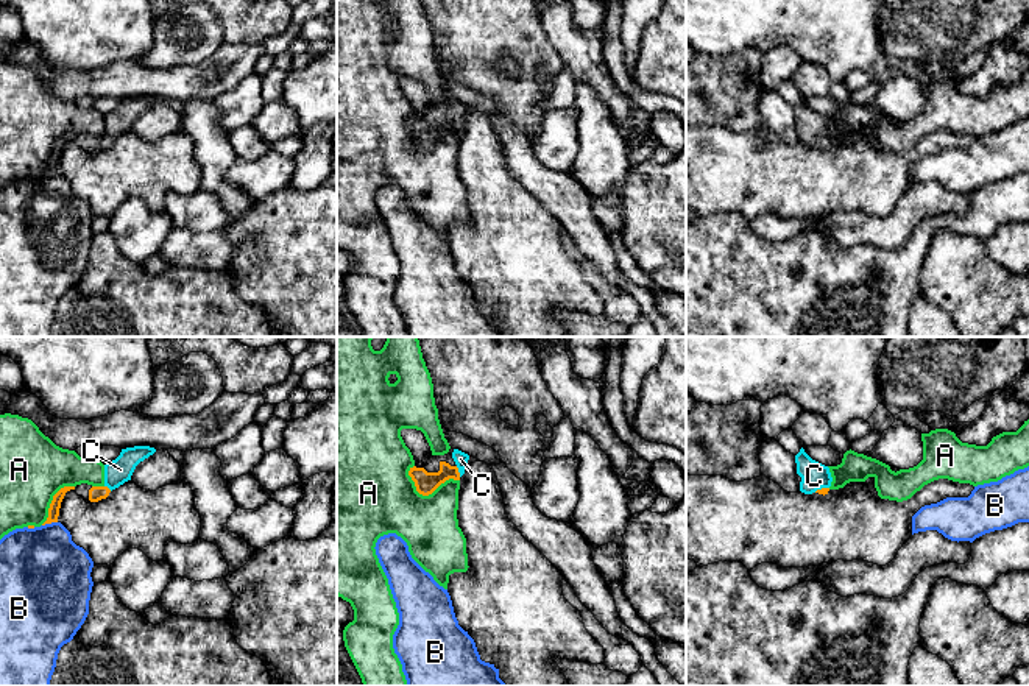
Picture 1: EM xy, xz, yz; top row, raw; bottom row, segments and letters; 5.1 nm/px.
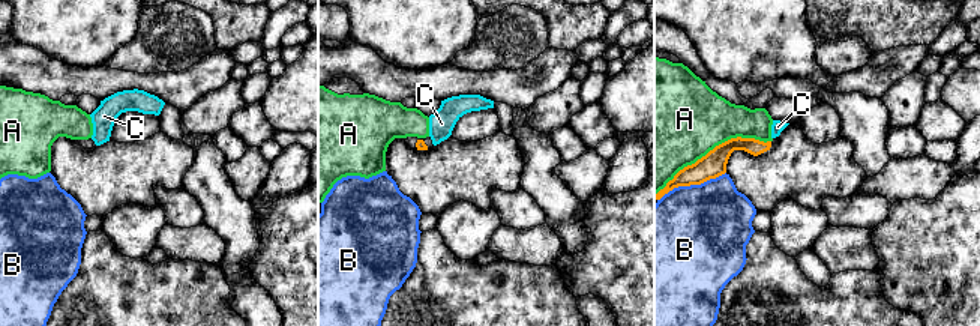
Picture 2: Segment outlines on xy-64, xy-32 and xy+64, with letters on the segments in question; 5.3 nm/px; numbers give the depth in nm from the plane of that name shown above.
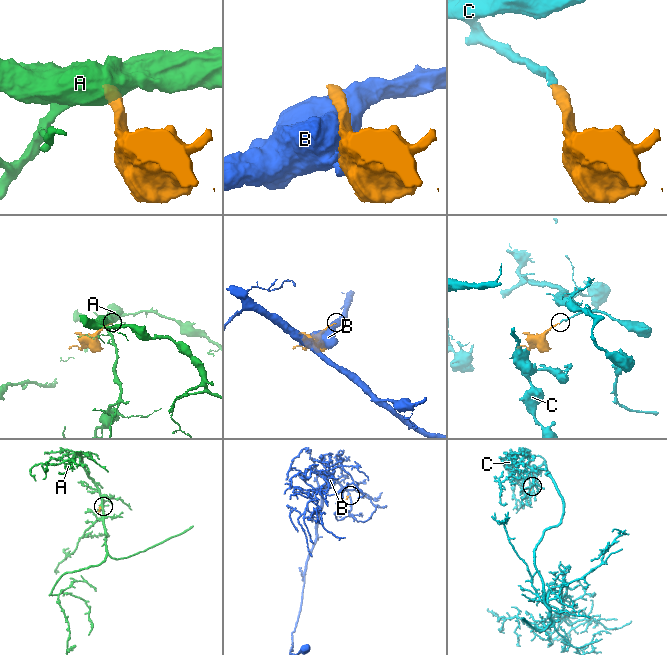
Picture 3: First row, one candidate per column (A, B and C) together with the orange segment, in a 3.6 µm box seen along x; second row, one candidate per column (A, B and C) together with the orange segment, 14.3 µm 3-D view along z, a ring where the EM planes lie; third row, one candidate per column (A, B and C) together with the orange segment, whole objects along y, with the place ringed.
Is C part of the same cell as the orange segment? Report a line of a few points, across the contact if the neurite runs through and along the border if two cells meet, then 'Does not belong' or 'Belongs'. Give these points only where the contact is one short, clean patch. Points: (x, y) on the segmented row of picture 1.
Line: xz (426, 482), (446, 471), (457, 471), (460, 459). Belongs

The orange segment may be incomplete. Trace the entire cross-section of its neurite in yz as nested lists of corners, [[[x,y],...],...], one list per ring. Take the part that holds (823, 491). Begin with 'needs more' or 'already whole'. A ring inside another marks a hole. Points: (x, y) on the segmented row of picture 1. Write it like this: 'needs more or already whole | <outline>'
needs more | [[[804,449],[795,455],[797,474],[801,477],[800,491],[804,494],[828,494],[833,477],[829,468],[812,460]]]

